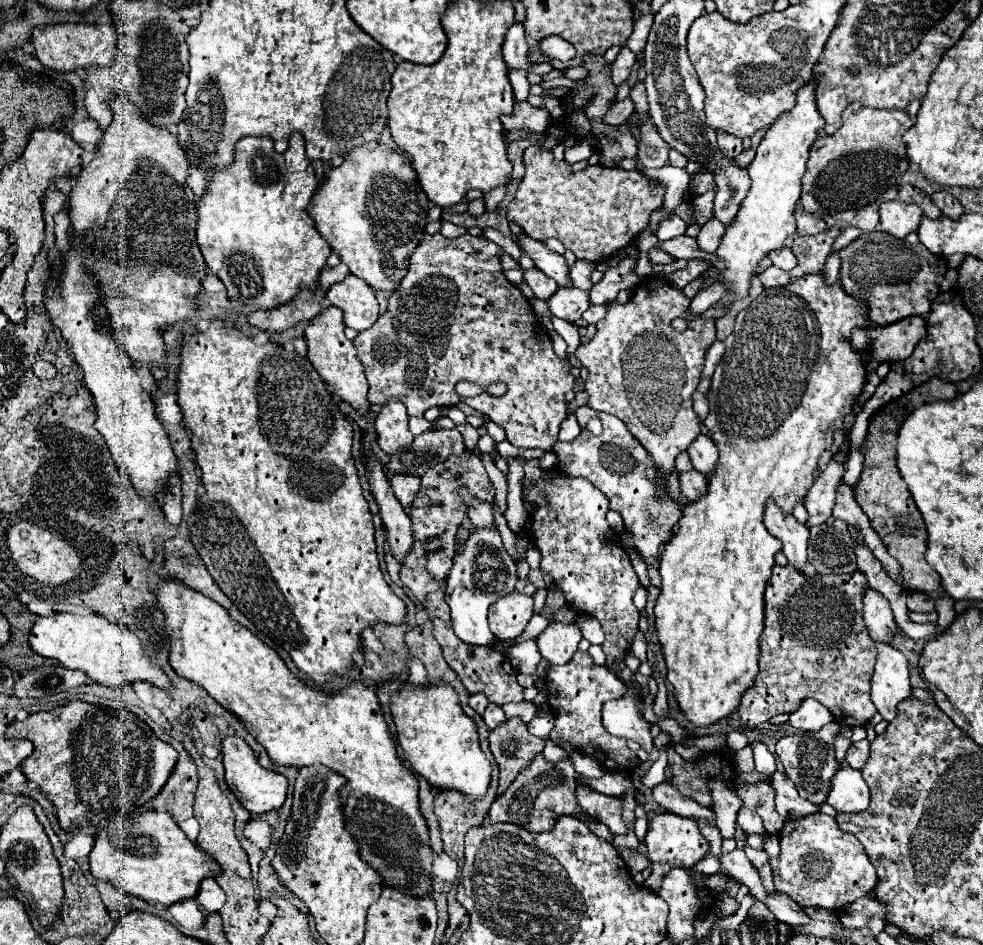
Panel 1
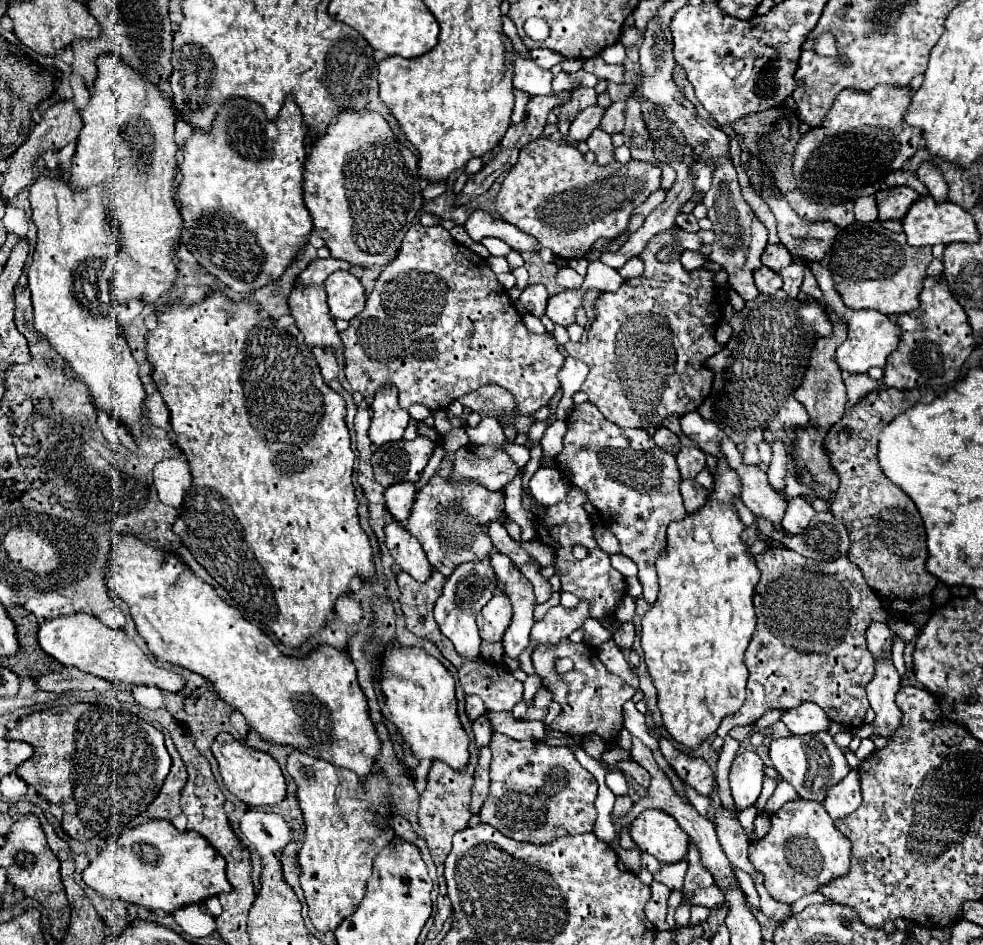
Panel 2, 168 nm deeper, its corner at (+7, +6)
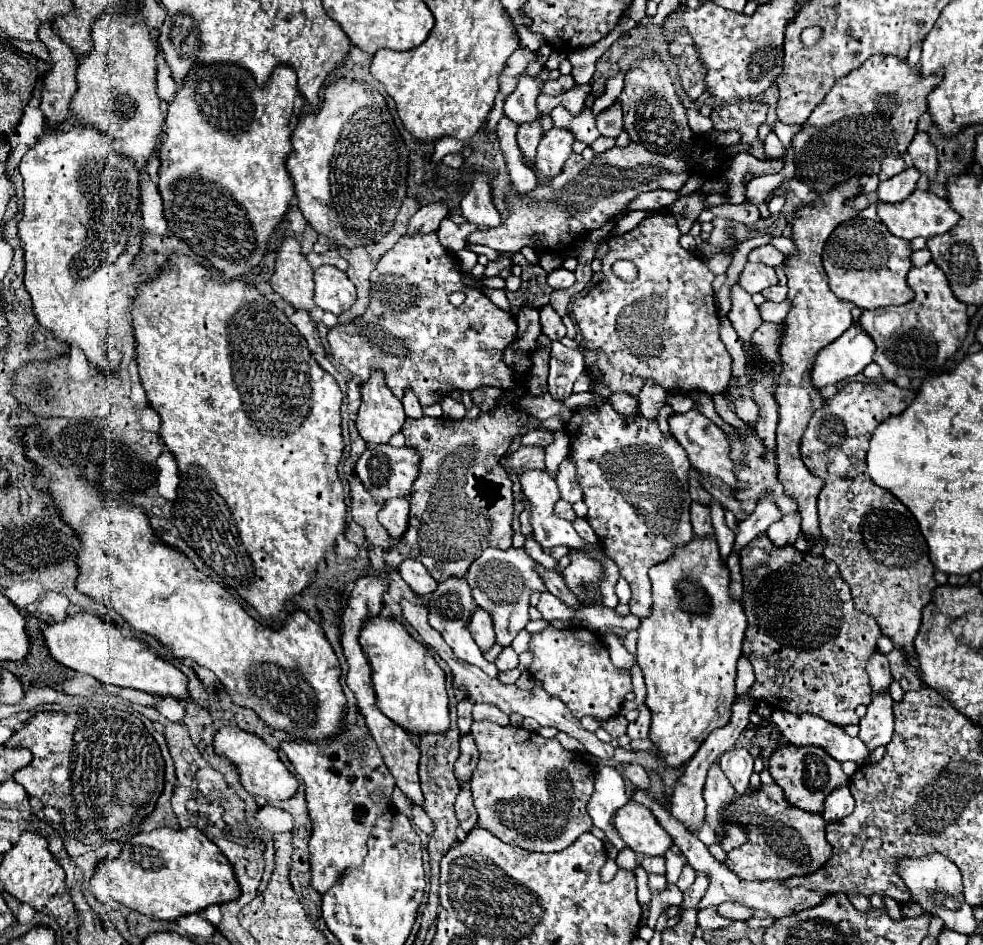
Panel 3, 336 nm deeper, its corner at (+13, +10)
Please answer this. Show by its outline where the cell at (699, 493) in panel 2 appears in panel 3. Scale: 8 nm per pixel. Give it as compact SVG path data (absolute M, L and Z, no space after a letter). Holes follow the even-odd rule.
M694 502L692 508L690 508L690 516L692 516L694 534L696 534L698 538L714 536L714 528L712 528L712 524L710 524L710 508Z

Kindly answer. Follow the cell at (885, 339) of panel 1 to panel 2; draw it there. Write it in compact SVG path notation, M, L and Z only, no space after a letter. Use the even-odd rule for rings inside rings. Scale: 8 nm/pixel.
M808 262L808 266L812 268L818 284L820 284L820 290L824 294L824 304L834 312L834 316L842 322L846 322L848 326L848 338L844 340L844 344L836 350L836 362L840 362L838 366L842 370L848 370L852 374L856 372L868 372L868 368L872 366L884 366L886 364L886 358L898 348L900 344L900 328L896 324L894 318L890 316L884 316L880 312L874 312L874 310L852 310L848 308L840 294L834 290L834 282L832 282L832 274L828 268L824 268L820 262Z

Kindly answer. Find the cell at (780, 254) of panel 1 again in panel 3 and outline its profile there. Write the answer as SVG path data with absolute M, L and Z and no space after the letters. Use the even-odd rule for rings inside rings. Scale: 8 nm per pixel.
M766 244L766 246L760 246L760 248L754 248L750 254L748 254L748 260L750 262L762 262L762 264L768 264L768 266L780 266L784 262L784 254L780 250L776 250L774 246Z

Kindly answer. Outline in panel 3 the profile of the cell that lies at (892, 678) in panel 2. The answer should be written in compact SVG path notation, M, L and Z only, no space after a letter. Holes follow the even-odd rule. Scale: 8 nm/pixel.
M872 694L872 702L868 704L866 716L860 720L858 738L872 752L878 746L886 746L894 732L894 714L892 714L892 698L890 694Z

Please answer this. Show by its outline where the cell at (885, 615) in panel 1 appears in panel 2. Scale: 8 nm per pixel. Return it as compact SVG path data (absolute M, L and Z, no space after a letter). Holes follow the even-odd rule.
M872 622L866 630L866 642L868 650L872 652L874 658L890 656L892 652L892 632L886 622Z

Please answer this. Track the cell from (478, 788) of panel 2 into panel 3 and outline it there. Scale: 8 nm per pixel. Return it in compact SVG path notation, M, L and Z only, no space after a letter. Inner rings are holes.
M464 784L460 788L460 794L456 798L456 816L458 816L460 826L462 826L462 830L466 834L478 824L478 816L476 816L474 804L472 804L472 794L470 794L470 786L468 784Z

